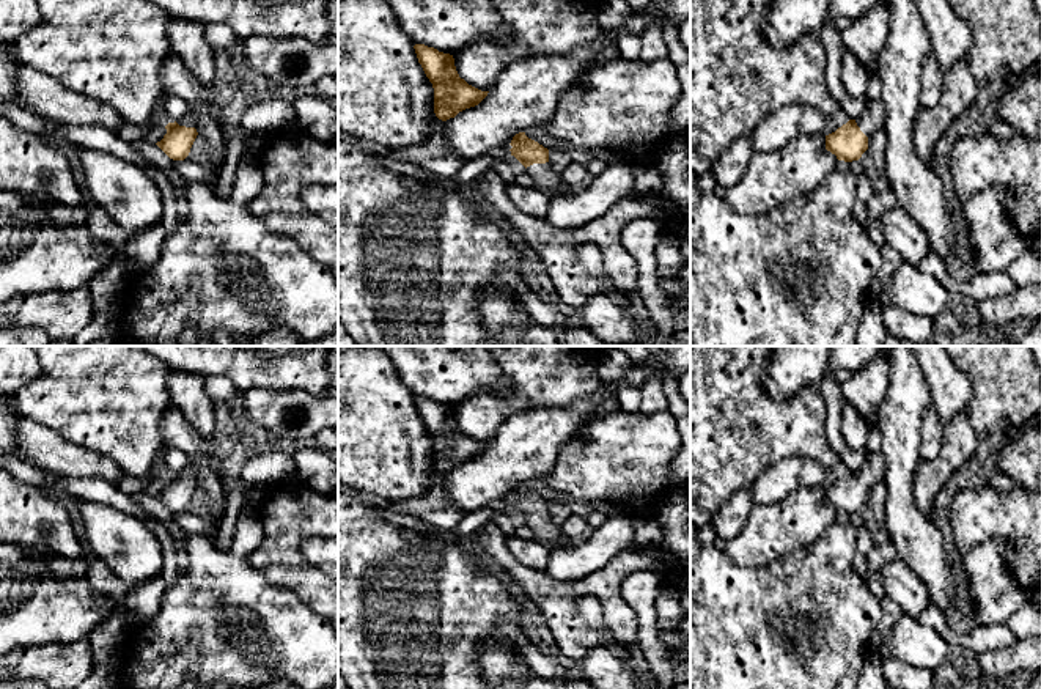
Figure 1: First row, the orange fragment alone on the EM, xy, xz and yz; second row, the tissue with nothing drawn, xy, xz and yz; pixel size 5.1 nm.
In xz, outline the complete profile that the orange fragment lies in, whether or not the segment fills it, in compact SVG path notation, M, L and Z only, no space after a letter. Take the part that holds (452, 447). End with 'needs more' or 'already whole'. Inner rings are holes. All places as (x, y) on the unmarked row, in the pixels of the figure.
M425 396L414 398L418 415L434 440L434 466L447 473L459 464L478 458L489 444L481 444L459 429L454 411Z; already whole

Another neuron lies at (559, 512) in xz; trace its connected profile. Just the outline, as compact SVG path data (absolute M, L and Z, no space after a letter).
M549 502L549 516L561 525L568 518L574 514L572 505L561 502Z

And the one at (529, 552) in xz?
M514 535L506 538L506 546L519 563L532 569L546 569L550 552L536 540L524 540Z

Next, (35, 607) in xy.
M0 543L0 656L22 647L72 643L88 636L116 609L116 602L83 580L58 580L53 573Z

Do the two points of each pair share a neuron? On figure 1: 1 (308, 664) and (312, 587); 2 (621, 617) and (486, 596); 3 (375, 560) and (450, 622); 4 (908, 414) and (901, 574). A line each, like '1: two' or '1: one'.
1: two
2: two
3: one
4: two

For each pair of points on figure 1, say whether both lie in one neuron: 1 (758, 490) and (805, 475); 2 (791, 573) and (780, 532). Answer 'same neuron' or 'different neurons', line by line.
1: same neuron
2: different neurons

